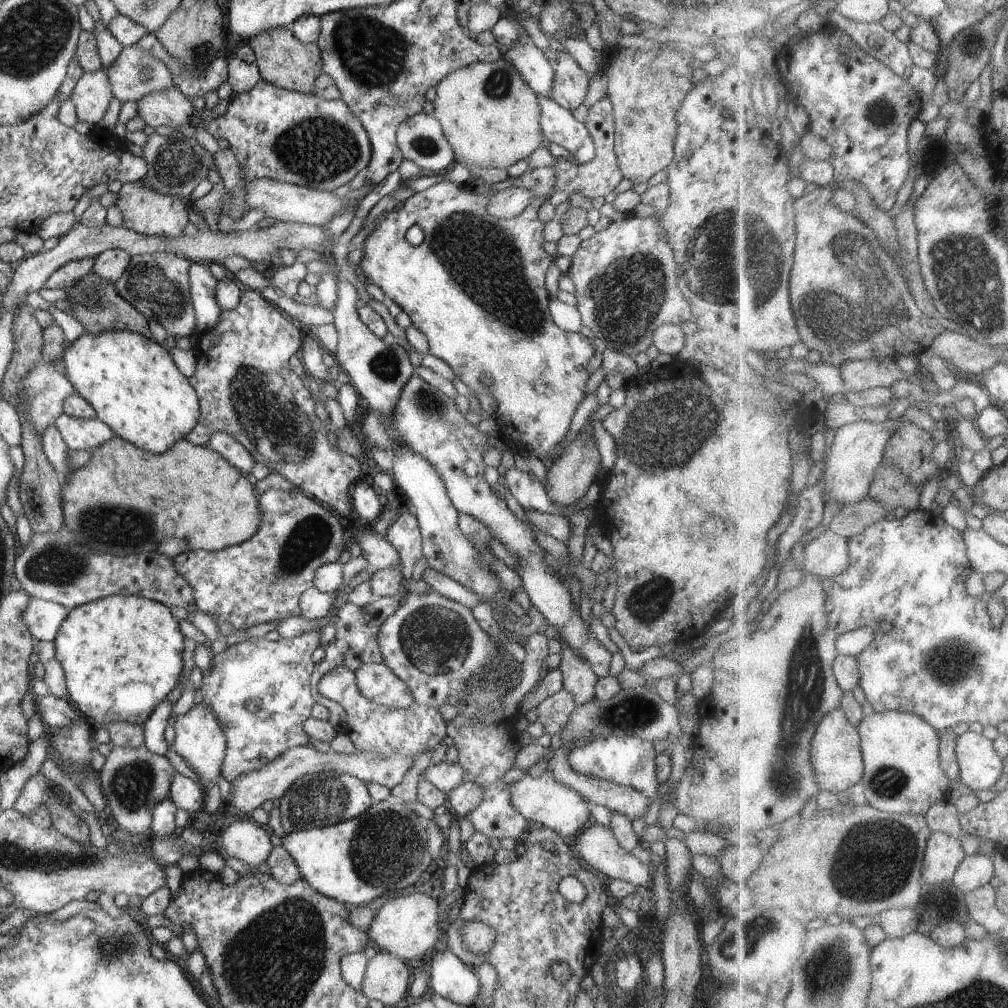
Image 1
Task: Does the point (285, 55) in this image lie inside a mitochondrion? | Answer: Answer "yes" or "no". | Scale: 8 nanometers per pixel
no

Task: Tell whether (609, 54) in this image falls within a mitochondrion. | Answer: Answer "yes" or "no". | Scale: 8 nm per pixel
no

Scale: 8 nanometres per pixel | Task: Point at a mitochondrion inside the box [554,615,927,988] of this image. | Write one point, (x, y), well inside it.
(875, 859)

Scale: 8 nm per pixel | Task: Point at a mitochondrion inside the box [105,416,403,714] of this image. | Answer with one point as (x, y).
(310, 537)

